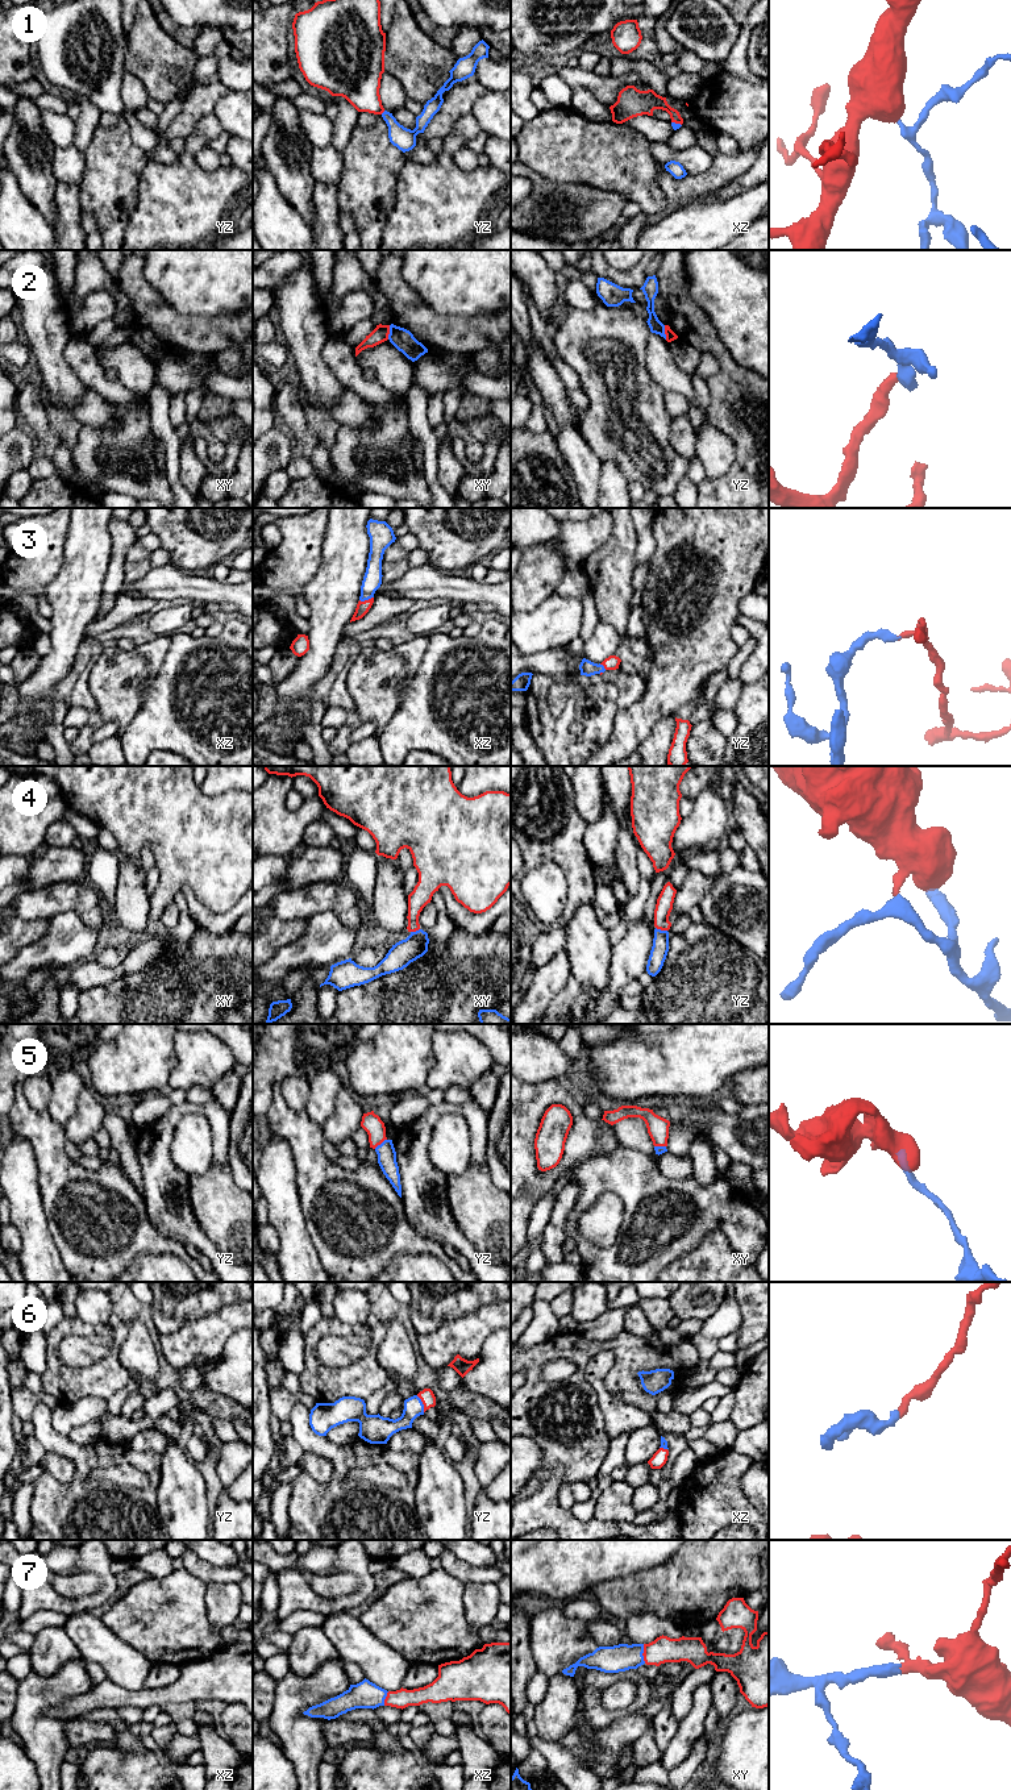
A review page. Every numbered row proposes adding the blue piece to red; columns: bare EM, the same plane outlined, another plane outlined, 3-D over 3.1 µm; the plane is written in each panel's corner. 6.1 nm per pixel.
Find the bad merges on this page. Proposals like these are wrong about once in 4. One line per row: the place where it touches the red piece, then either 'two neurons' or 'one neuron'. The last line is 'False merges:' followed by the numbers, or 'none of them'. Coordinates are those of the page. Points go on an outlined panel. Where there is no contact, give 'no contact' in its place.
1: yz (382, 112) | one neuron
2: xy (388, 332) | two neurons
3: xz (366, 600) | one neuron
4: yz (661, 929) | one neuron
5: yz (379, 1144) | one neuron
6: yz (423, 1403) | one neuron
7: xy (643, 1653) | one neuron
False merges: 2

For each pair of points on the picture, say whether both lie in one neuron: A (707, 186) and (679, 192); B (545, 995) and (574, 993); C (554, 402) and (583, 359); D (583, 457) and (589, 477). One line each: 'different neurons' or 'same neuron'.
A: same neuron
B: different neurons
C: different neurons
D: same neuron

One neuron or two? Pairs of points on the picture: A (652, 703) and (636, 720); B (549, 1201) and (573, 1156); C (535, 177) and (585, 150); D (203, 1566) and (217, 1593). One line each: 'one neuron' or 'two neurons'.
A: one neuron
B: two neurons
C: two neurons
D: two neurons

